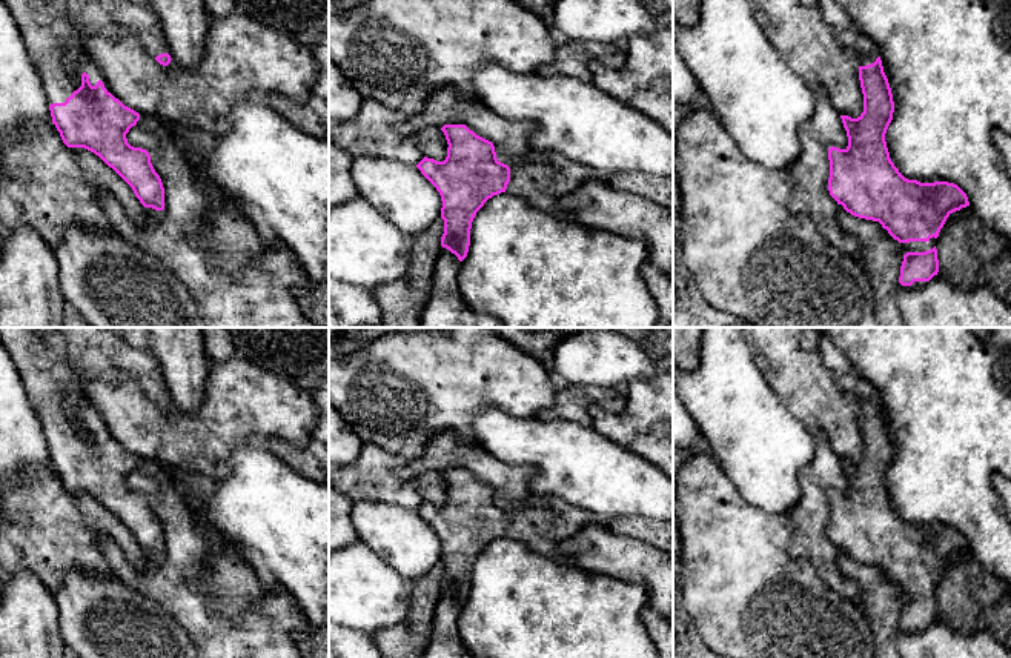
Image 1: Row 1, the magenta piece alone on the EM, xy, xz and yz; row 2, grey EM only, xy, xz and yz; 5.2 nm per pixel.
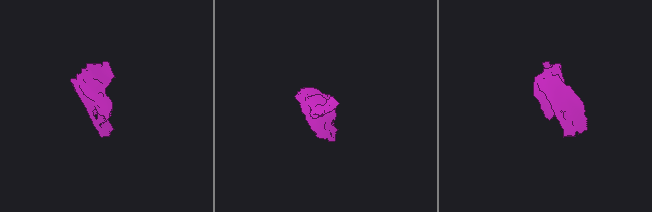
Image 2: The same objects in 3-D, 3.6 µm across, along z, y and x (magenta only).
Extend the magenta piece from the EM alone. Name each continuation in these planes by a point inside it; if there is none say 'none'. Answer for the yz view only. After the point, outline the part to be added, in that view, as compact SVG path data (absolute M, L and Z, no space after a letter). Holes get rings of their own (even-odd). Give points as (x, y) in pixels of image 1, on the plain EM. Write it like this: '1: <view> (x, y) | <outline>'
1: yz (833, 358) | M825 332L820 335L819 354L824 366L833 372L839 387L857 400L859 410L876 406L879 401L876 387L856 374L853 364Z
2: yz (913, 591) | M930 583L925 586L910 586L910 587L900 587L900 597L905 600L907 597L925 597L936 590L936 583Z

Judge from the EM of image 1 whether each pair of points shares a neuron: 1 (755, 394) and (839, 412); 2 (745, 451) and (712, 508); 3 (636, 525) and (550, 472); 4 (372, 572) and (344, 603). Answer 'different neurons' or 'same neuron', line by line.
1: different neurons
2: different neurons
3: different neurons
4: same neuron

